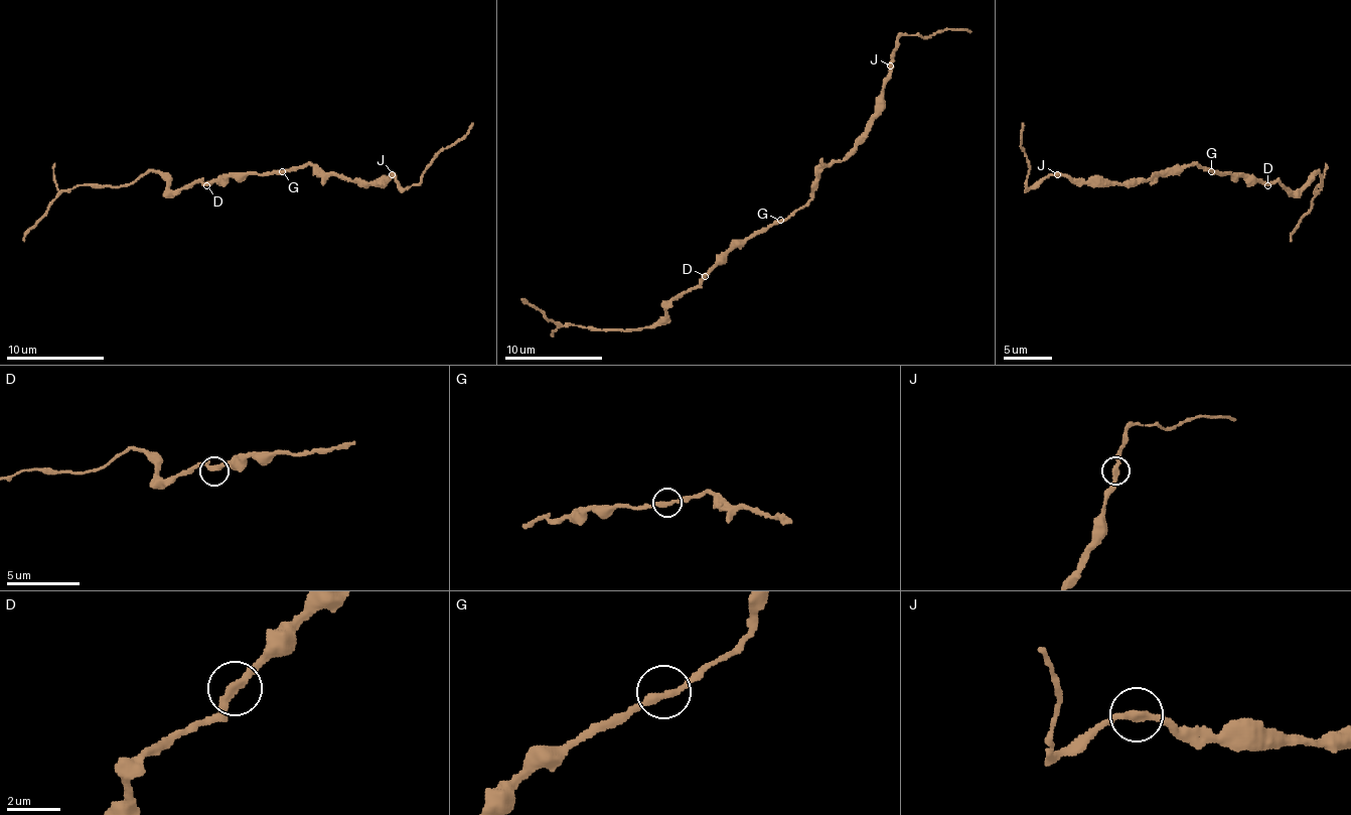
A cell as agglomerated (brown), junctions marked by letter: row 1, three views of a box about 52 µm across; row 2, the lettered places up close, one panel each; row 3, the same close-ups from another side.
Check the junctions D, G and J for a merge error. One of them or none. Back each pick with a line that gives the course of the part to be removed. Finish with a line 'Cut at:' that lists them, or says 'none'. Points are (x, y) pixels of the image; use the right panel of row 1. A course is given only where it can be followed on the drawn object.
Cut at: none

